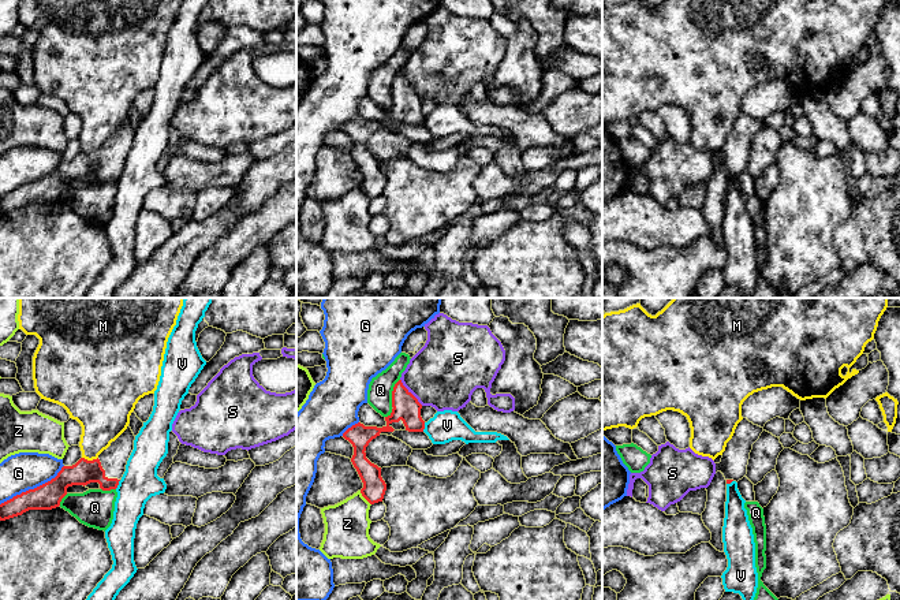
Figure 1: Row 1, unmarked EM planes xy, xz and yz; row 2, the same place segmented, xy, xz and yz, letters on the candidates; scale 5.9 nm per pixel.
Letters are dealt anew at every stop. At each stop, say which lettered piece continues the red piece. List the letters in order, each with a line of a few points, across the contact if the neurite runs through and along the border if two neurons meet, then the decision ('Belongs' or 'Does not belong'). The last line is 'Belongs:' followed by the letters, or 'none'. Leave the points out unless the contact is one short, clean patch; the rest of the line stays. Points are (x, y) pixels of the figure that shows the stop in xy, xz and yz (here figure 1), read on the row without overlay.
G: Does not belong
M: Does not belong
Q: Does not belong
S: Line: xz (400, 73), (402, 78), (422, 99). Does not belong
V: Line: xy (120, 174), (115, 182). Does not belong
Z: Does not belong
Belongs: none

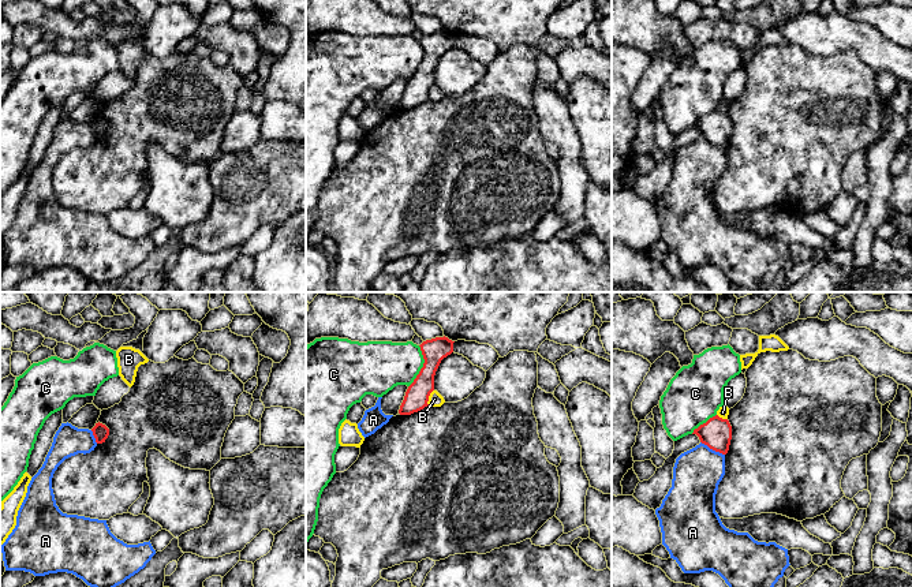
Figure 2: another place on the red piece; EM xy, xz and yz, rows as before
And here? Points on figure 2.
A: Line: yz (701, 135), (724, 149). Does not belong
B: Line: xz (433, 83), (428, 98). Does not belong
C: Does not belong
Belongs: none

